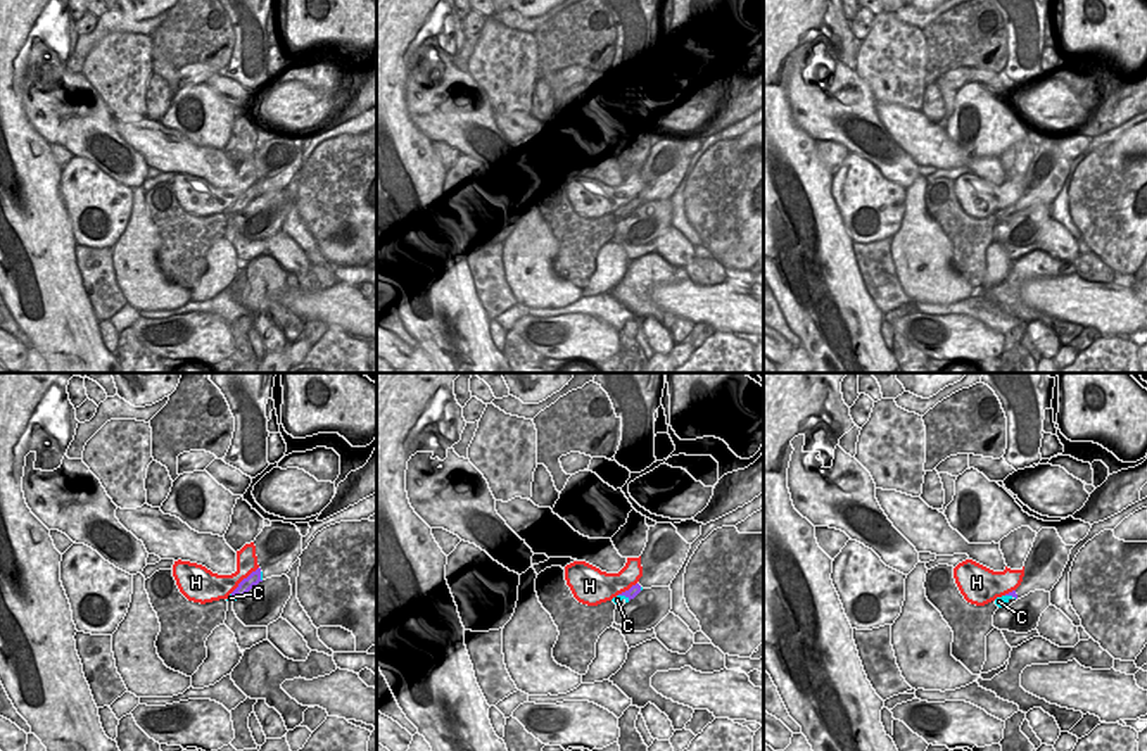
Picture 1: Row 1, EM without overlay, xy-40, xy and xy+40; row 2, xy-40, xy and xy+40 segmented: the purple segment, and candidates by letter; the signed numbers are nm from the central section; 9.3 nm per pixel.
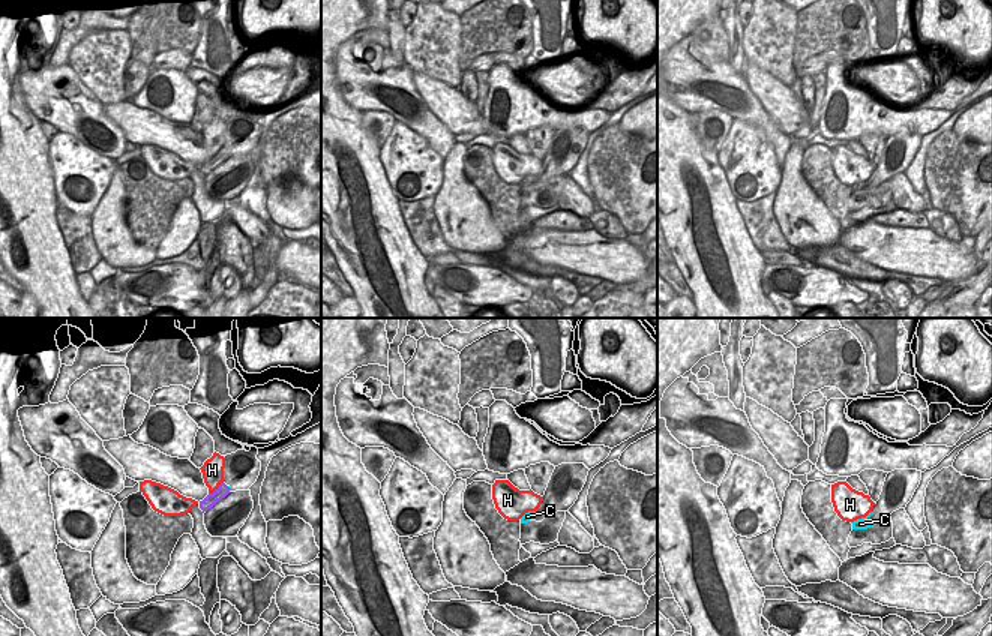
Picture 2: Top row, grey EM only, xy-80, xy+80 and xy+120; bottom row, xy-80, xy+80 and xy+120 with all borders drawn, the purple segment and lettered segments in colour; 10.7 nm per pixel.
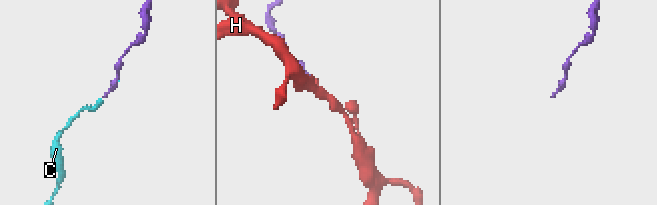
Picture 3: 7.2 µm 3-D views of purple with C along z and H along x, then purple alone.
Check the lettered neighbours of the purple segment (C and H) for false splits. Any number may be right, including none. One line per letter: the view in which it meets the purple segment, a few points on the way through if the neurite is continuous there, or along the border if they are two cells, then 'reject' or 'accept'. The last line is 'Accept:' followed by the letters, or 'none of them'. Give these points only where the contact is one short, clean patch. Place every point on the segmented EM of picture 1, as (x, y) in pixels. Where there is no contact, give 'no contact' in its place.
C: contact in xy; accept
H: contact in xy-40; reject
Accept: C

